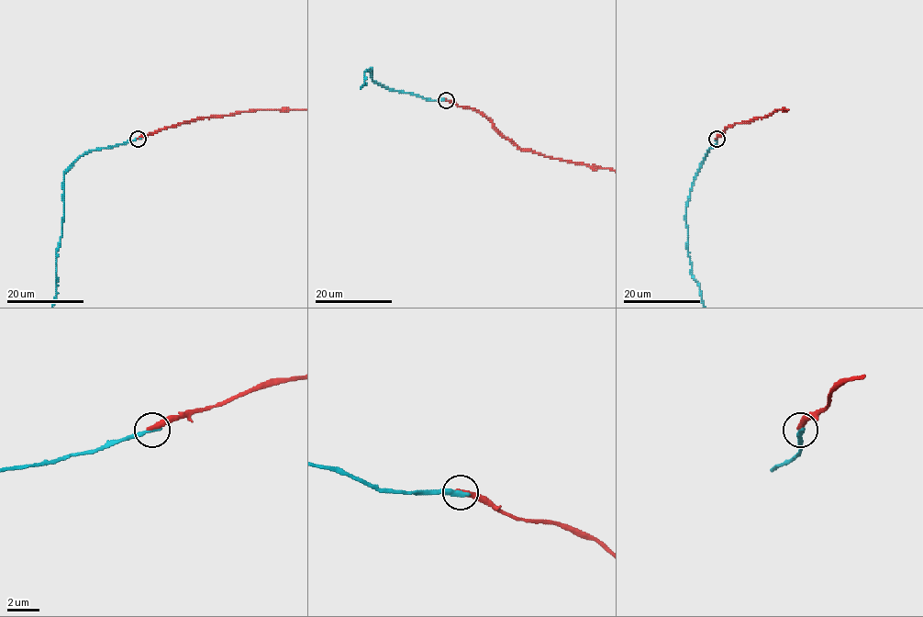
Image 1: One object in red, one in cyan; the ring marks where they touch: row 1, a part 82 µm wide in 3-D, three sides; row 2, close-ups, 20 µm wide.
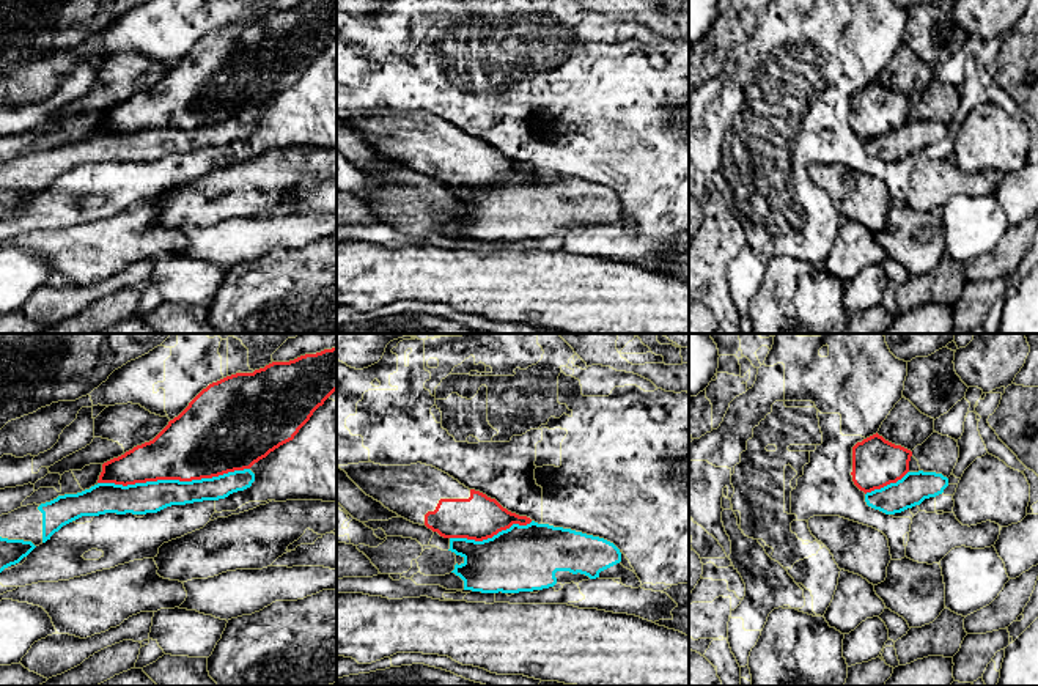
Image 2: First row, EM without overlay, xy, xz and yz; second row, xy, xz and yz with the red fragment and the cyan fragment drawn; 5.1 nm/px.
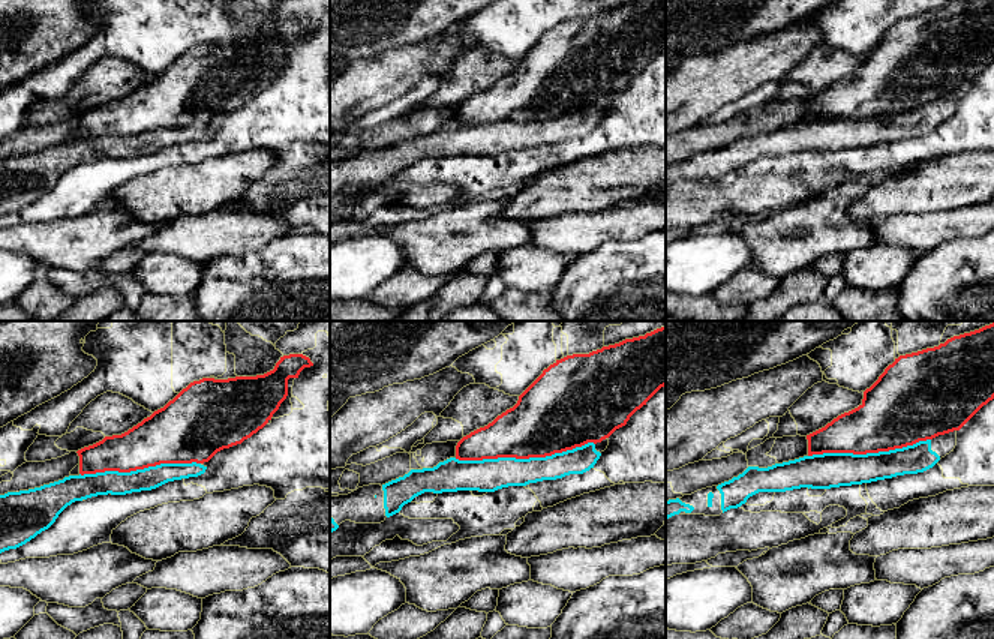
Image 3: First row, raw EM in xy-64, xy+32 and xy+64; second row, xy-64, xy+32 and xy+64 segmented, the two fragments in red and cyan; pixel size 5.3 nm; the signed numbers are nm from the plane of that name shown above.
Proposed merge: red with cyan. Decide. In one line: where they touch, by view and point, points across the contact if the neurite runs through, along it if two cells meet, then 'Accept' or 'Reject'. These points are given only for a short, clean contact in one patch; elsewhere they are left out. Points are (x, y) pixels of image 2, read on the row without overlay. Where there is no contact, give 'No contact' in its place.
Touches red at xy (173, 126). Reject

